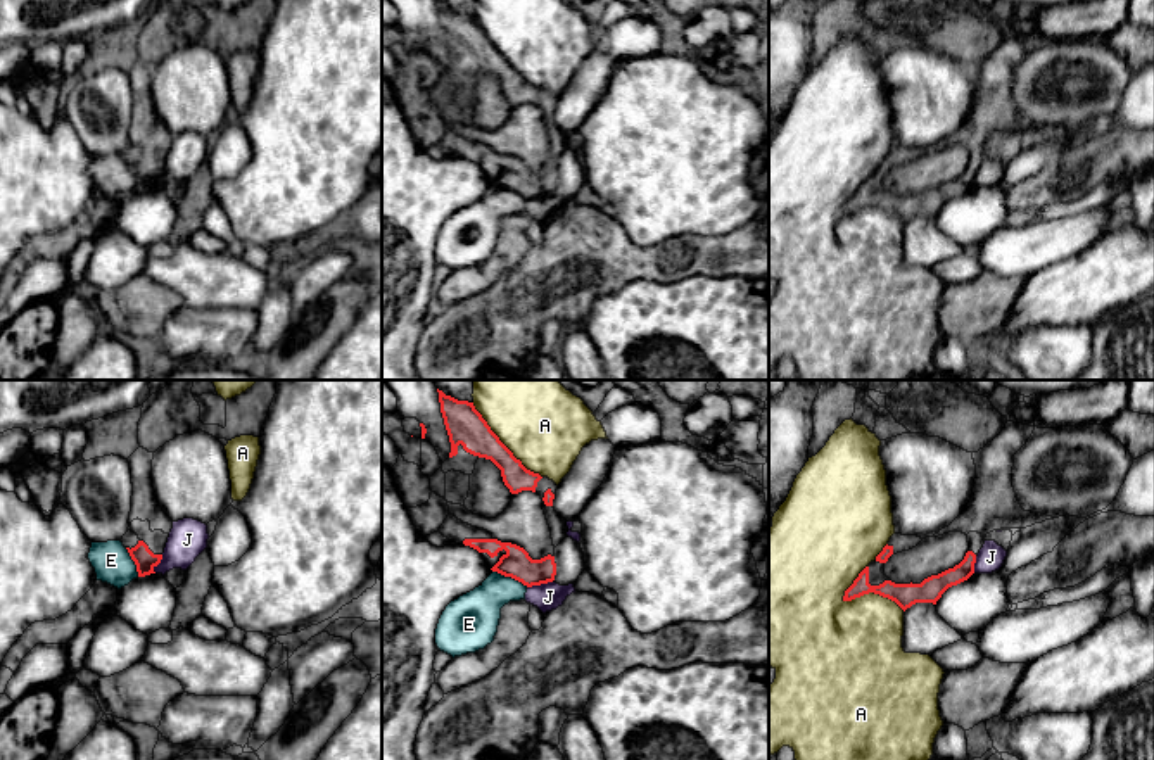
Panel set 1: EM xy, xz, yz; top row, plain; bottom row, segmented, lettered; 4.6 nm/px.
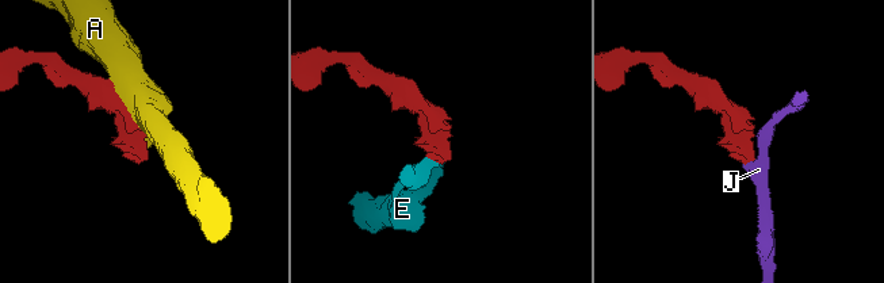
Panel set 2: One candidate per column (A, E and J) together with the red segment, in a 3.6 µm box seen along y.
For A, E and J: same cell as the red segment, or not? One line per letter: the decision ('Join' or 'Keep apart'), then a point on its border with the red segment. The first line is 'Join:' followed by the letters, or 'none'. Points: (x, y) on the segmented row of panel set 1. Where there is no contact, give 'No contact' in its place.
Join: none
A: Keep apart. Touches red at yz (873, 591)
E: Keep apart. Touches red at xz (510, 576)
J: Keep apart. Touches red at xz (539, 584)

